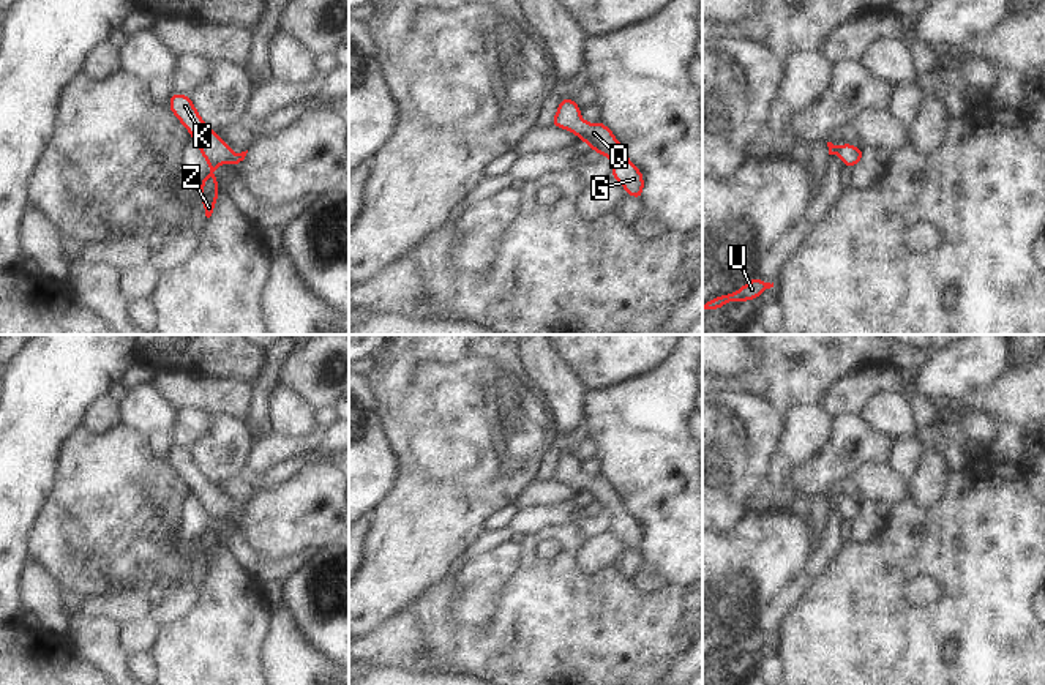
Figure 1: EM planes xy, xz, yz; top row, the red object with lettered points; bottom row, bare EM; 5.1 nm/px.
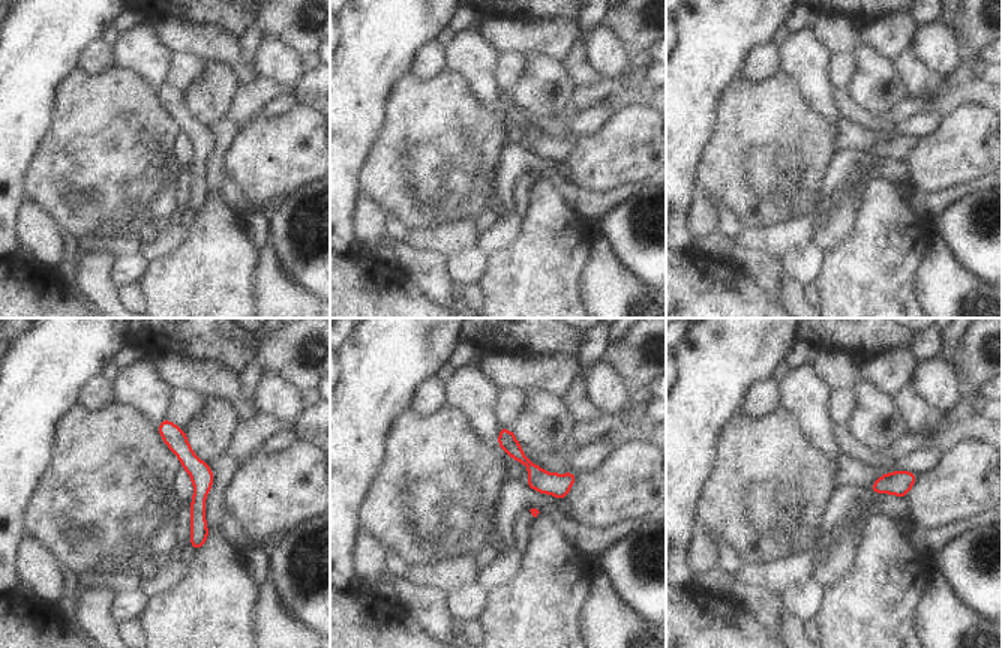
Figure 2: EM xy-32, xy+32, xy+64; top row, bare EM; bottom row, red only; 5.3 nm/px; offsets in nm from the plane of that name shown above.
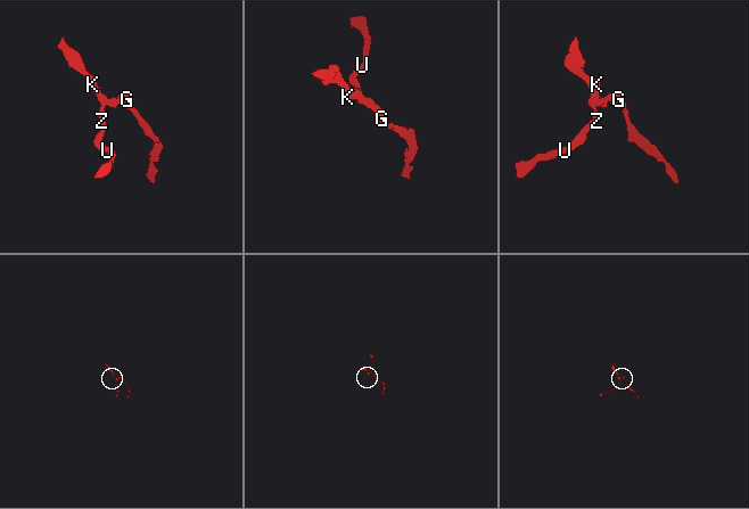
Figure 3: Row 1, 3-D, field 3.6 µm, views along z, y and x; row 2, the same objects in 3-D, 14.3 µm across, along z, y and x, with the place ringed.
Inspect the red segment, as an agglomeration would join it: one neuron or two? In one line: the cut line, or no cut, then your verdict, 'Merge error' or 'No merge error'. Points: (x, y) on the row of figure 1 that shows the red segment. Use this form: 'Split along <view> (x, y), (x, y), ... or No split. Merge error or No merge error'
No split. No merge error.

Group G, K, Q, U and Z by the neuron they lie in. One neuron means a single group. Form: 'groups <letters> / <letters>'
groups G K Q U Z

